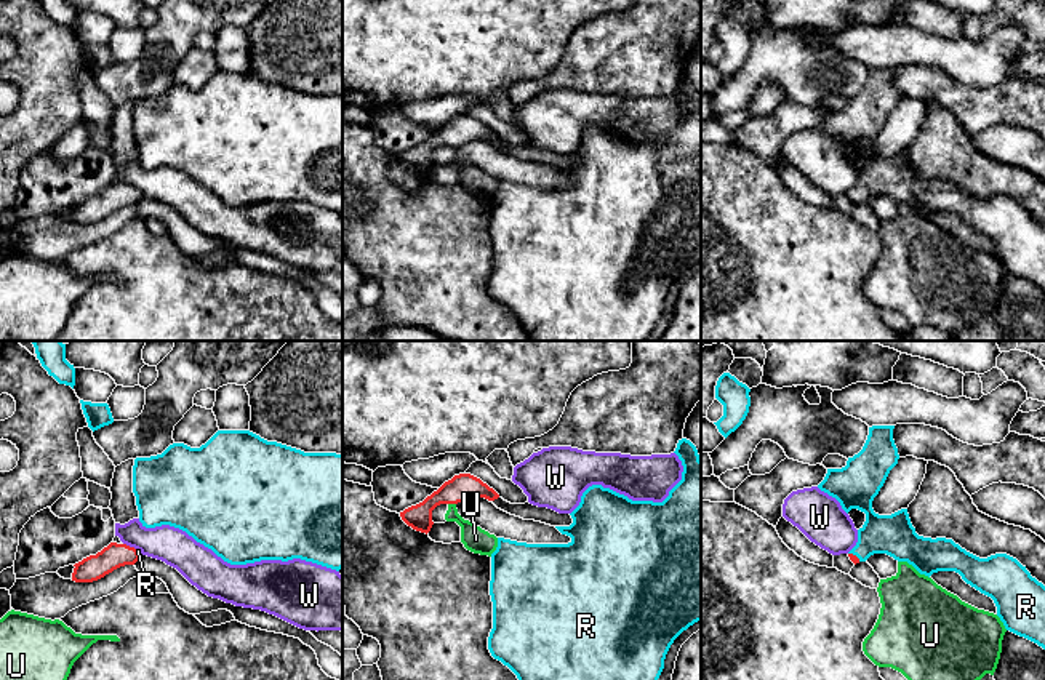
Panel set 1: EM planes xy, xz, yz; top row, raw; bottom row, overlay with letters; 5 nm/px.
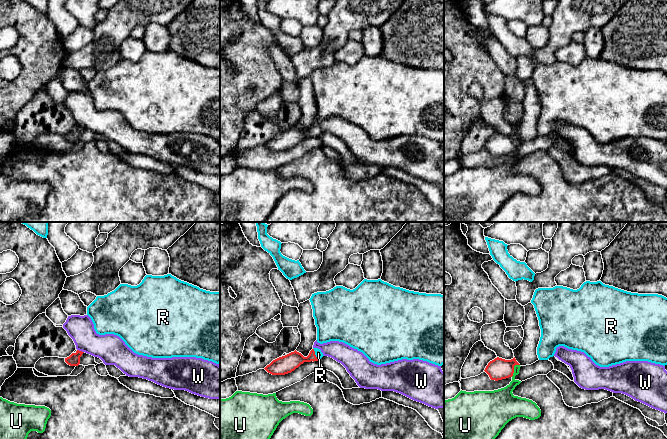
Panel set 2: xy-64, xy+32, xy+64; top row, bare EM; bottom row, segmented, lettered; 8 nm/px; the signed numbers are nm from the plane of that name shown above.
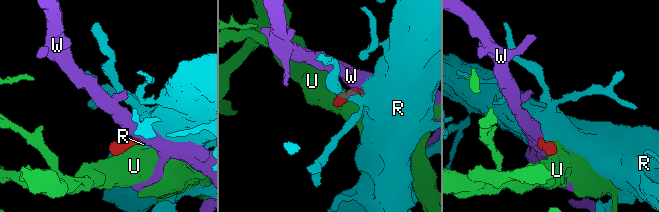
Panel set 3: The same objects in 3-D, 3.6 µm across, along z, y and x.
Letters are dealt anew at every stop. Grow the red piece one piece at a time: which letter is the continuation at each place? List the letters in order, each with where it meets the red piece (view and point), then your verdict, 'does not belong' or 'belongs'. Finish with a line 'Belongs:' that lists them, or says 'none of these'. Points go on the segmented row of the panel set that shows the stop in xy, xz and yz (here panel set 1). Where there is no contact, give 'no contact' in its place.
R: yz (855, 556) | belongs
U: xz (452, 503) | does not belong
W: xy (132, 548) | does not belong
Belongs: R

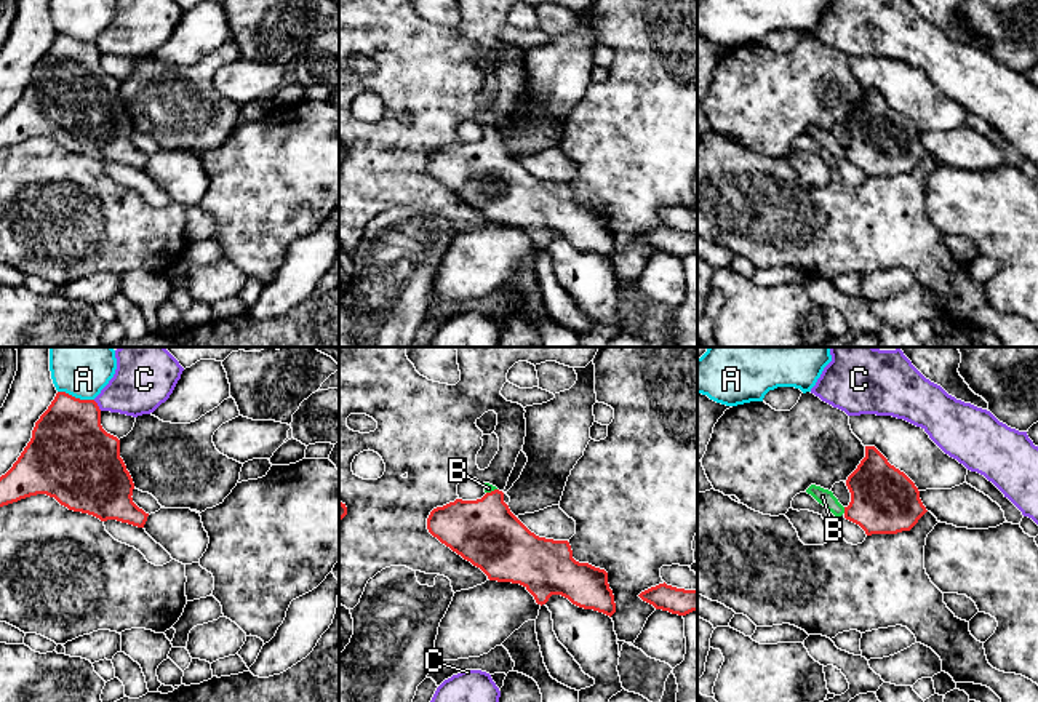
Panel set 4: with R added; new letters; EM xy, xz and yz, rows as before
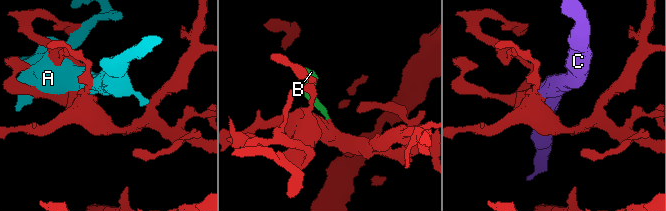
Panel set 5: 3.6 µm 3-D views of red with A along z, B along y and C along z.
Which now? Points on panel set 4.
A: xy (74, 397) | does not belong
B: yz (845, 510) | belongs
C: xy (96, 405) | does not belong
Belongs: B

